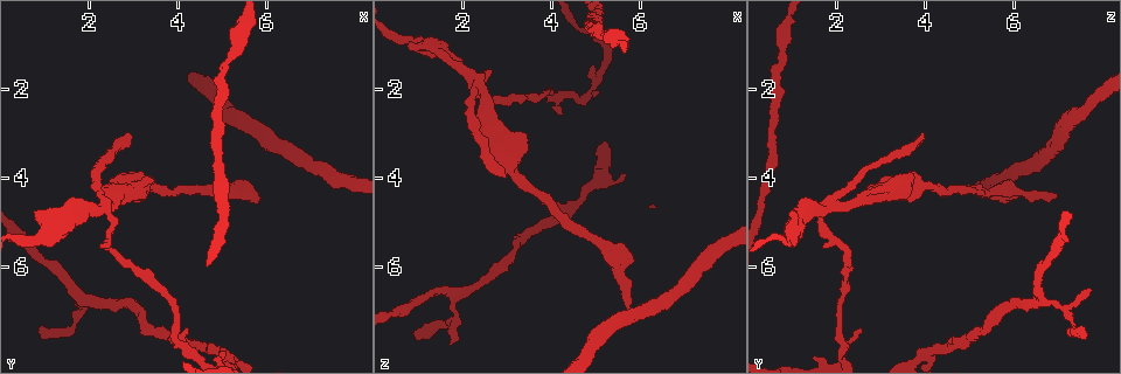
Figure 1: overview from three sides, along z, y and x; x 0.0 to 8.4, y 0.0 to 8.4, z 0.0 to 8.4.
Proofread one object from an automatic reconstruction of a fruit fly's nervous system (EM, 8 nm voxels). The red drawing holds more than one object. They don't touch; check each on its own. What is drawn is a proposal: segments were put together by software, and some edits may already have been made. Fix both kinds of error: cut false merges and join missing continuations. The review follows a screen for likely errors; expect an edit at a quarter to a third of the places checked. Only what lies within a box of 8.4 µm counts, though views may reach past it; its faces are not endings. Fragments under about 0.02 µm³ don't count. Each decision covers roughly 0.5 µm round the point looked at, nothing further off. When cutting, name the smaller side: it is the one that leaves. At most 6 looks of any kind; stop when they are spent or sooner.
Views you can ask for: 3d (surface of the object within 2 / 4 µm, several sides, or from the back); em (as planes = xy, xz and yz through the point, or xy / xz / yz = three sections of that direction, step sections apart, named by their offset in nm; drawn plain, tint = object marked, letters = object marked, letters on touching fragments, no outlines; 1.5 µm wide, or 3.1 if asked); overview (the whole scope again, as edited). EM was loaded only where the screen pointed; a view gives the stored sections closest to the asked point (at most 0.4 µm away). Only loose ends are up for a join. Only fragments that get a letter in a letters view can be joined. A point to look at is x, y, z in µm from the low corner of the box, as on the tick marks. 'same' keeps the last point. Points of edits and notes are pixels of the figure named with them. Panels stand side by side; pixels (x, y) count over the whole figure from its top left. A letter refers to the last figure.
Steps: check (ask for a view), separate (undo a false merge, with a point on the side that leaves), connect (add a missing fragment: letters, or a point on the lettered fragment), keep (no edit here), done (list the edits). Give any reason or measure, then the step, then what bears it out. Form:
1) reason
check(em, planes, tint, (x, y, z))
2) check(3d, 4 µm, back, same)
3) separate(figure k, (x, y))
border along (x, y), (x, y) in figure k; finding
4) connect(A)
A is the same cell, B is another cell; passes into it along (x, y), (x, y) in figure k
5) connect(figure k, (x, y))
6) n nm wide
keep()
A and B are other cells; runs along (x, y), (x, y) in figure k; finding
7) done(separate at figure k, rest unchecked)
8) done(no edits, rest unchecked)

free end
check(3d, 4 µm, (5.70, 4.35, 6.95))

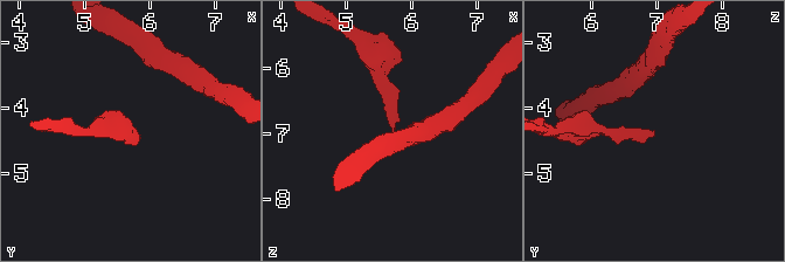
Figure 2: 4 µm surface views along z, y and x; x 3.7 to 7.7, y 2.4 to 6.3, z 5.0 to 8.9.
check(em, planes, letters, (5.70, 4.35, 6.90))

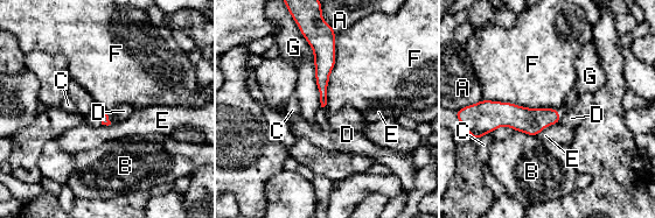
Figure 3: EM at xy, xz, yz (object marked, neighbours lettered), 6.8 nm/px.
G touches over 550 nm
connect(D)
D is the same cell, A, B, C, E, F and G are other cells; it goes on there

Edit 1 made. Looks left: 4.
check(overview)

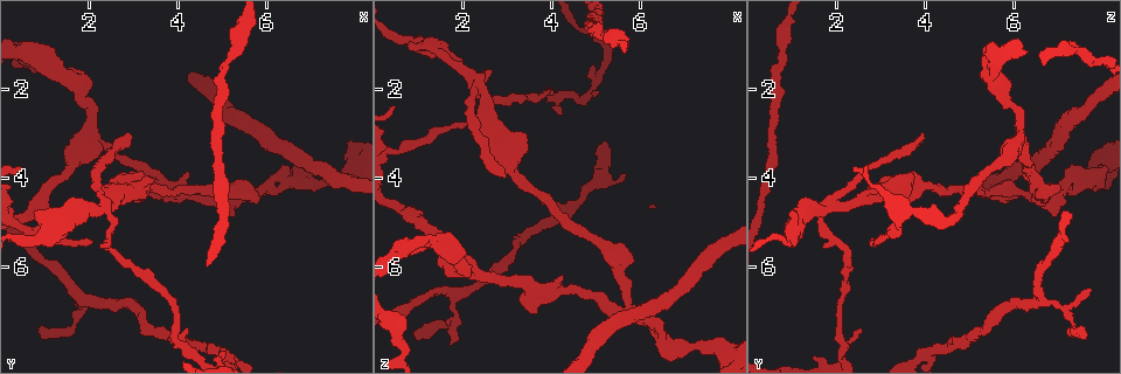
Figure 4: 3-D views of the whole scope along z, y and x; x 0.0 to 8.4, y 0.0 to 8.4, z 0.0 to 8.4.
free end
check(em, yz, step 8, tint, (2.90, 2.95, 4.00))

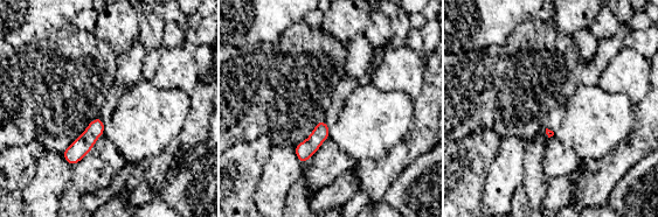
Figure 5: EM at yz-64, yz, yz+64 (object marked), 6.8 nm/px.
check(em, planes, letters, same)

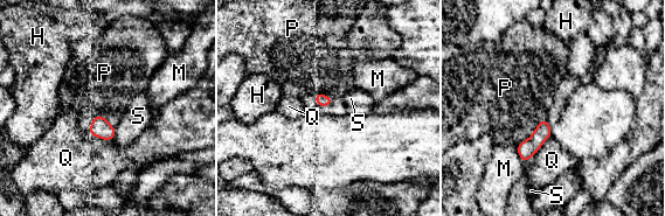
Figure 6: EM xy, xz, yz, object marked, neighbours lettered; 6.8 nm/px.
P touches over 280 nm
keep()
H, M, P, Q and S are other cells; border along (545, 117), (535, 130), (517, 145) in figure 6; none of them fits

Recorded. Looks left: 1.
done(connect at figure 3, rest unchecked)

